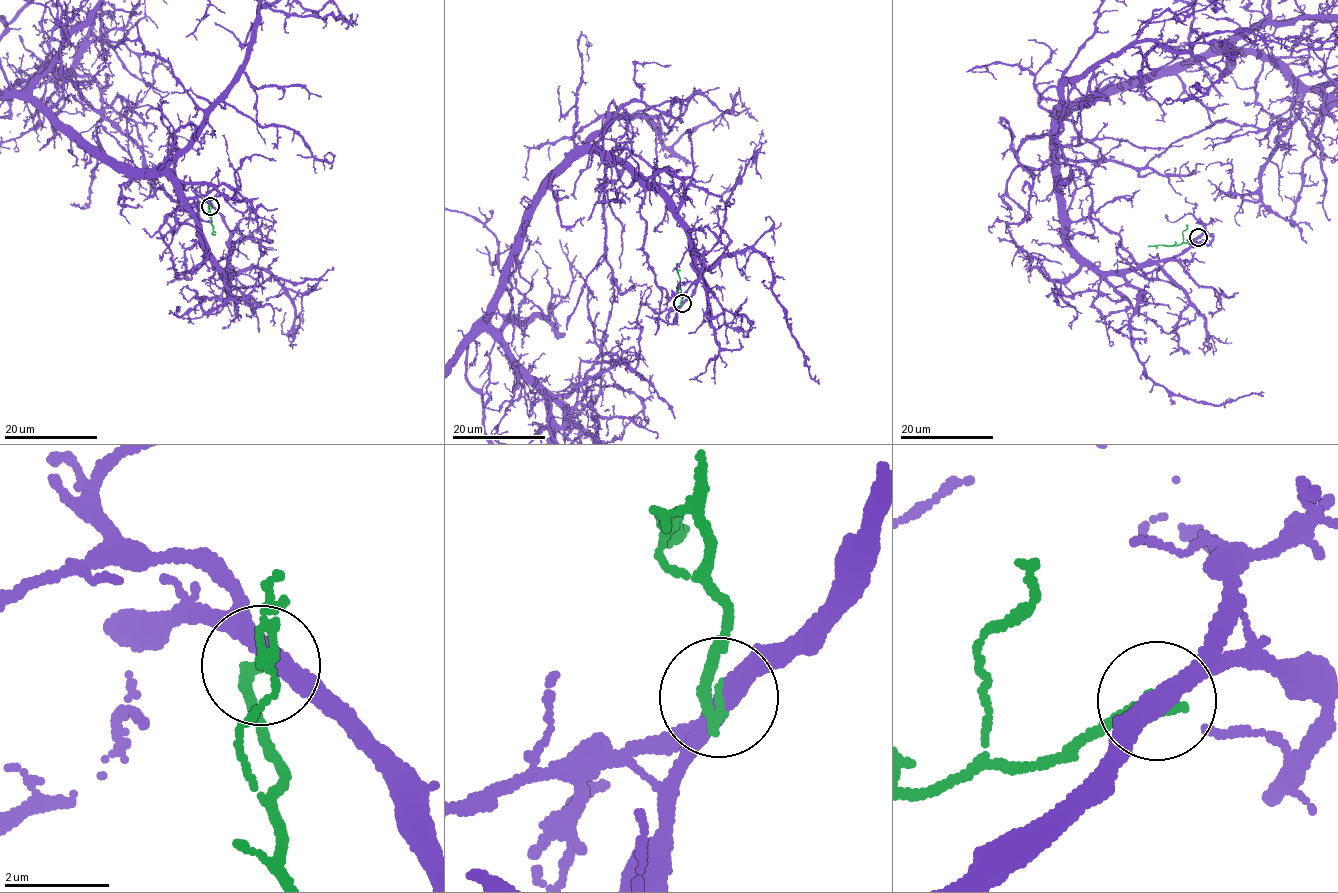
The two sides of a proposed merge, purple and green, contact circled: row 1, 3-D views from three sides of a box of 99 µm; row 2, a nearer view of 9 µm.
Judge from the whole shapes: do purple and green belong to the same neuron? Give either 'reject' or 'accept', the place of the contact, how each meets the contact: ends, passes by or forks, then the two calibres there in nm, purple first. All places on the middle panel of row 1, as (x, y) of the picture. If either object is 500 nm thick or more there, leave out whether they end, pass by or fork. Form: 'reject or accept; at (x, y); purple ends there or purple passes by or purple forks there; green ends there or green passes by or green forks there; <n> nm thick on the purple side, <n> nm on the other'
reject; at (682, 303); purple passes by; green ends there; 380 nm thick on the purple side, 200 nm on the other

